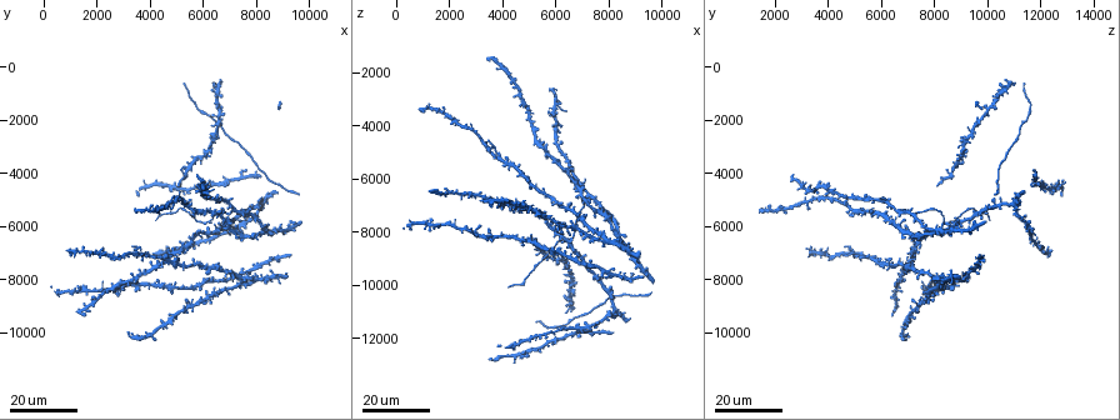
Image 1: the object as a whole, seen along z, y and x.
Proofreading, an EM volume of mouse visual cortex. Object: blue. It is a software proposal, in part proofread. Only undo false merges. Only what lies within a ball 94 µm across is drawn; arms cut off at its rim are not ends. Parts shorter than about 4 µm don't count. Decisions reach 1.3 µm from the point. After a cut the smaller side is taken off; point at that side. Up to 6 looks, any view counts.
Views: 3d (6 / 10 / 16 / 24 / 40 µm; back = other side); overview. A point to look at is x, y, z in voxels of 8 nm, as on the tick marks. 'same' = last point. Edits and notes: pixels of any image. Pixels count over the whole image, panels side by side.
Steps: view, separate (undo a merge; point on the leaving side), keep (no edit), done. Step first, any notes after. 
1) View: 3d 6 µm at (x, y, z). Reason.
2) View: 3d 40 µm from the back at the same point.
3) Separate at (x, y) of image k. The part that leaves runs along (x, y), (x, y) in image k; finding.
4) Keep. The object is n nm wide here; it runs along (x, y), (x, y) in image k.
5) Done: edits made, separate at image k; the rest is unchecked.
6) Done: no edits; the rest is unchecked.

View: 3d 16 µm at (4700, 5600, 9900). Calibre changes.

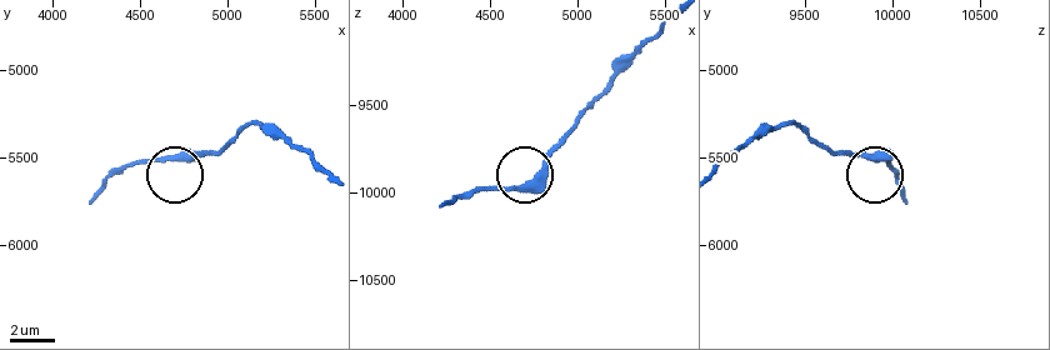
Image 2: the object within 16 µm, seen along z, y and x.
View: 3d 6 µm at (4680, 5520, 9960). Closer look.

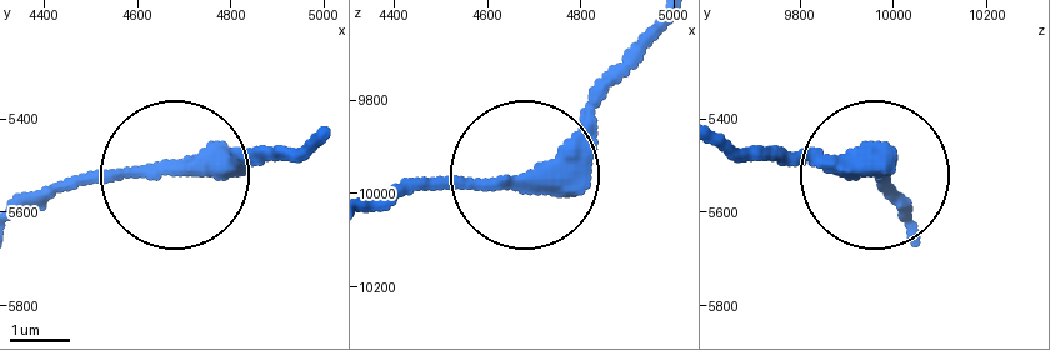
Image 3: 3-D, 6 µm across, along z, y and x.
Keep. It runs along (318, 135), (24, 190) in image 3; continuous, no second neuron.

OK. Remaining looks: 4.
View: 3d 24 µm at (5000, 7000, 7000).

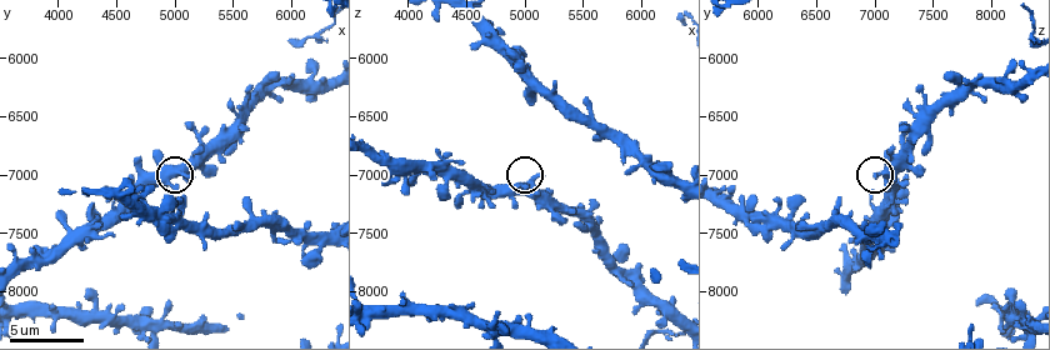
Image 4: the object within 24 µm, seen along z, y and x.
View: 3d 10 µm at (5020, 6980, 7080).

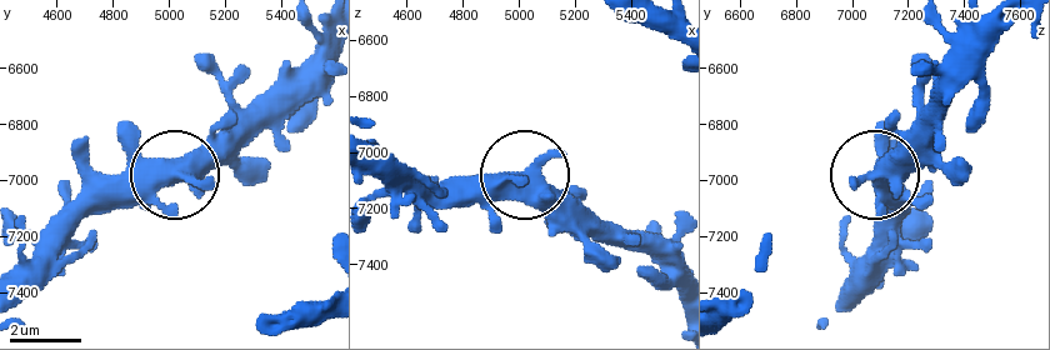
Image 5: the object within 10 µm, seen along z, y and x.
Keep. It runs along (326, 44), (264, 89), (174, 175), (88, 179) in image 5; continuous, no second neuron.

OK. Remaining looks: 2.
View: 3d 24 µm at (6600, 1800, 10000).

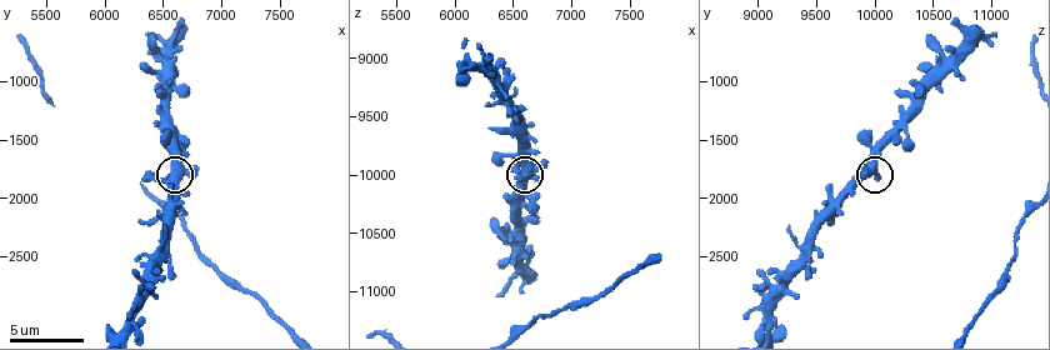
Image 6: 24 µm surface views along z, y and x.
View: 3d 6 µm at (6680, 1820, 9900).

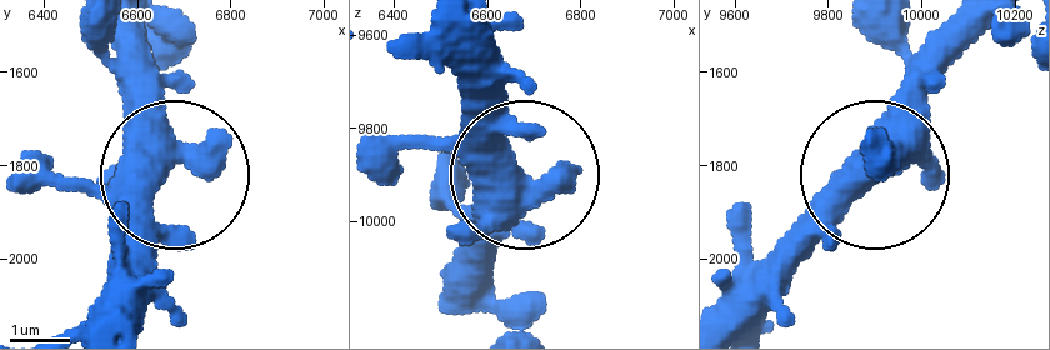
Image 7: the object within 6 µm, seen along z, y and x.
Keep. The side arm is 19 µm long; all the same neuron.

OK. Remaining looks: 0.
Done: no edits; the rest is unchecked.

